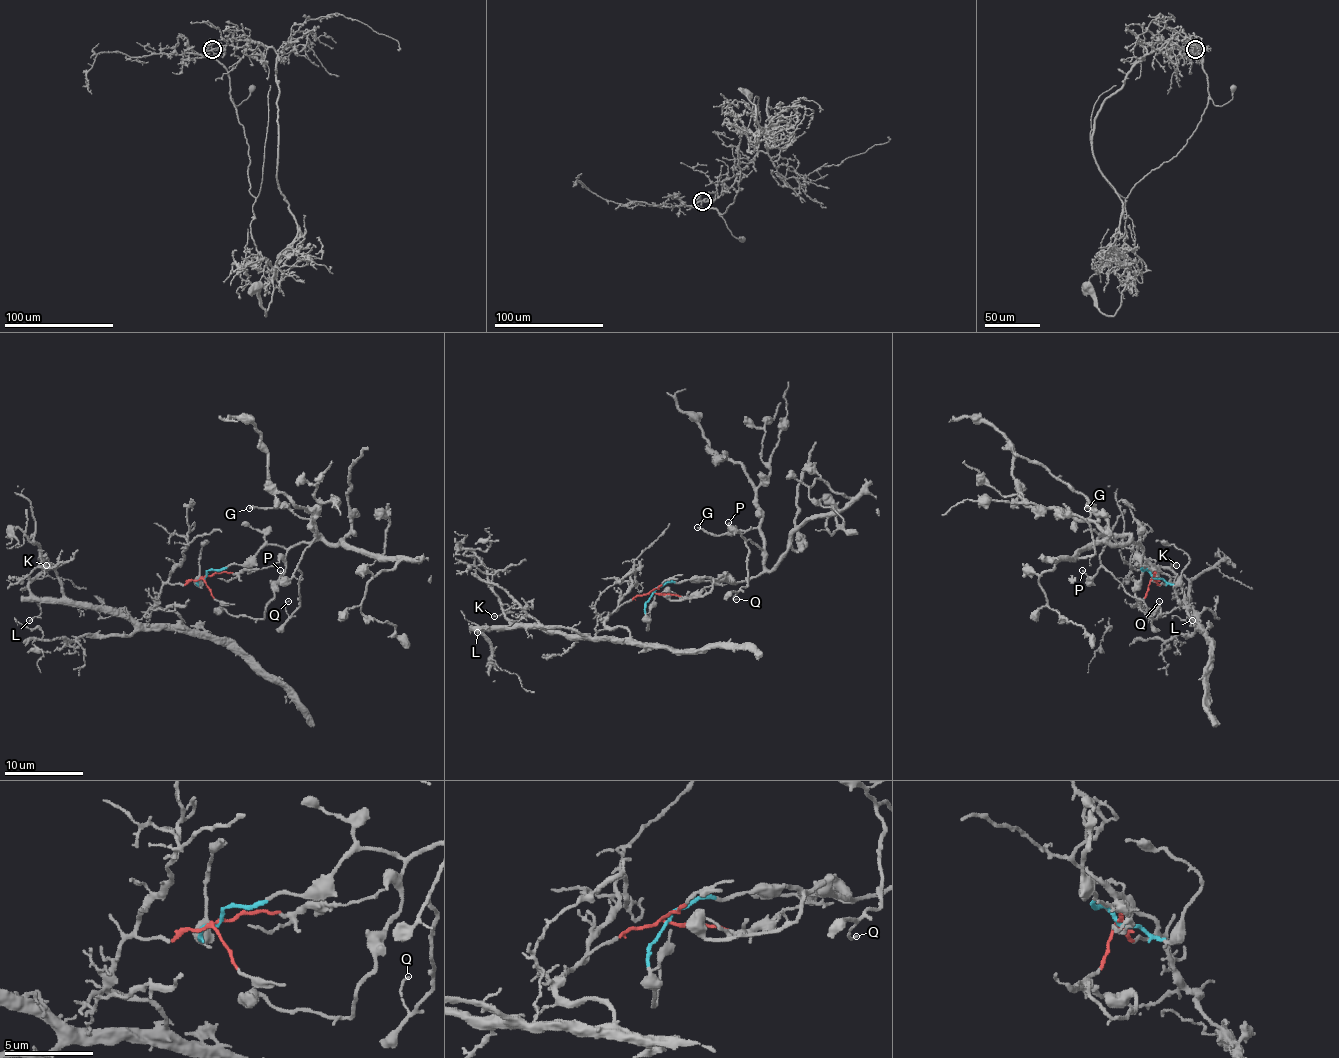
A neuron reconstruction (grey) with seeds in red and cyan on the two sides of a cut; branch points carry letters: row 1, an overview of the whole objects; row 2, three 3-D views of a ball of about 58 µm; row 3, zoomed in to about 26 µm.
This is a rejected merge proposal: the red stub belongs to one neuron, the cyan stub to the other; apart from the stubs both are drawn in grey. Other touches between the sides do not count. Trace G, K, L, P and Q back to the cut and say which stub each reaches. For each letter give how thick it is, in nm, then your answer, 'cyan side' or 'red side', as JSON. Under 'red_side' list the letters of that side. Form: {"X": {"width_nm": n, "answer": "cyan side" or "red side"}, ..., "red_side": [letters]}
{"G": {"width_nm": 200, "answer": "cyan side"}, "K": {"width_nm": 140, "answer": "red side"}, "L": {"width_nm": 130, "answer": "red side"}, "P": {"width_nm": 130, "answer": "cyan side"}, "Q": {"width_nm": 120, "answer": "cyan side"}, "red_side": ["K", "L"]}

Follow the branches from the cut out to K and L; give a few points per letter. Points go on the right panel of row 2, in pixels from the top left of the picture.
K: (1151, 576), (1159, 583), (1171, 583), (1179, 605), (1171, 613), (1197, 627), (1171, 566), (1177, 566)
L: (1151, 576), (1159, 583), (1171, 583), (1179, 605), (1171, 613), (1197, 627), (1187, 603), (1193, 621)

